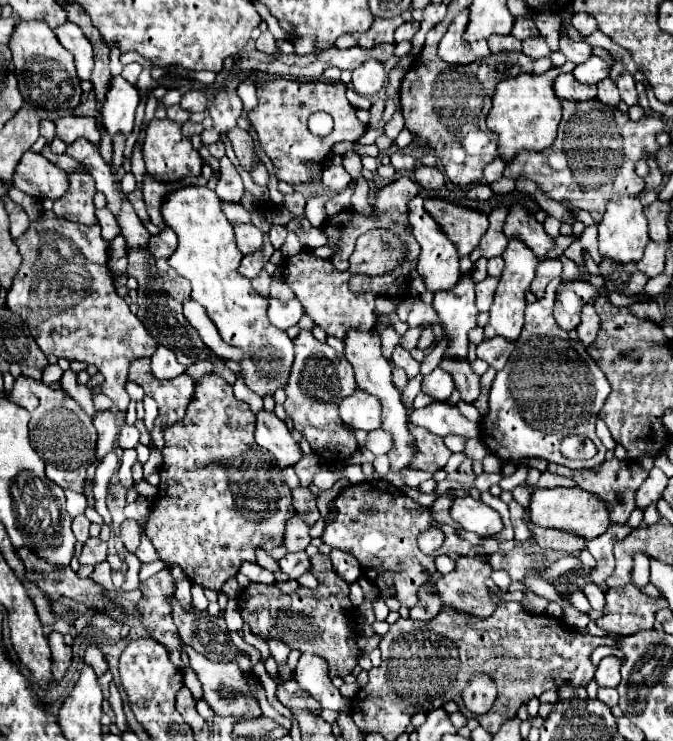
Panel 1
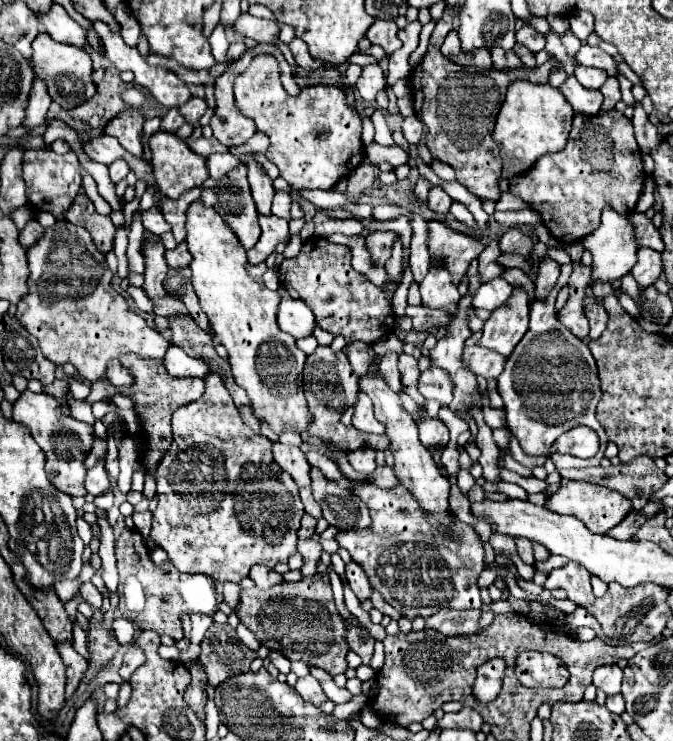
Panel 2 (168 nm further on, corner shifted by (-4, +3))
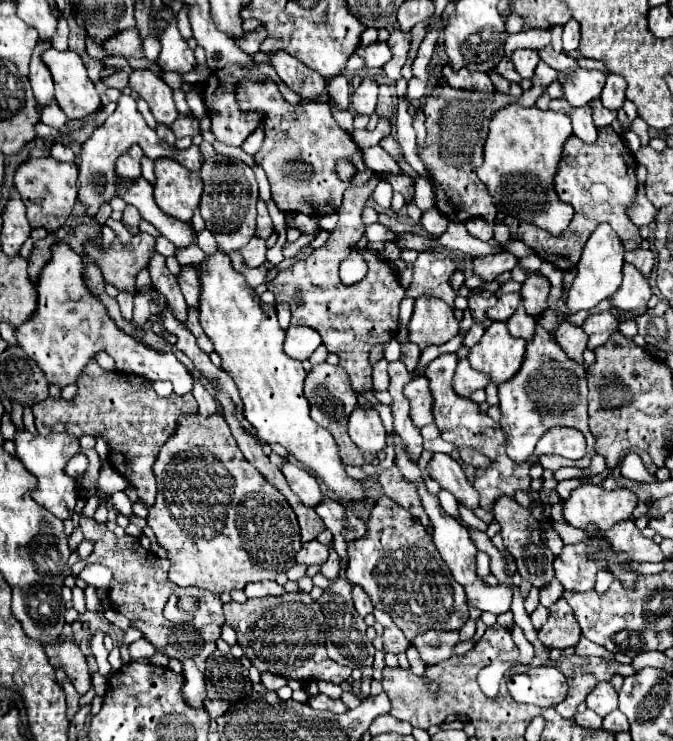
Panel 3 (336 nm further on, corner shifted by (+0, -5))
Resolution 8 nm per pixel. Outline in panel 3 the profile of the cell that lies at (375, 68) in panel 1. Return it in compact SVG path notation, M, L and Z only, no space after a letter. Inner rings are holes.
M363 78L361 86L353 90L351 94L351 106L357 114L367 114L371 116L375 112L375 104L377 104L377 82L371 78Z

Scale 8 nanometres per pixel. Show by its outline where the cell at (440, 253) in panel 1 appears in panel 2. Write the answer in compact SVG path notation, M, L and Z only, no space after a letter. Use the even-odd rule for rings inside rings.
M431 266L429 274L421 282L423 306L451 314L455 312L455 304L459 304L459 298L461 294L451 282L451 274L443 266Z

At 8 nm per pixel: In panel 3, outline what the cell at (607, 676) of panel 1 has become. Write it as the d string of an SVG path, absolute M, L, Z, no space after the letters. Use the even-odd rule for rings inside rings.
M599 682L587 696L585 700L587 708L591 708L593 712L597 712L599 716L607 716L609 712L613 712L617 708L617 692L613 688L611 682Z

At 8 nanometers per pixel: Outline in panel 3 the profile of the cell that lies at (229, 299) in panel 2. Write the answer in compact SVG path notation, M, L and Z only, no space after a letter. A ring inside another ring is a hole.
M225 252L207 254L199 264L199 322L203 332L221 356L221 368L233 378L243 400L243 416L257 430L257 438L267 444L281 444L291 456L303 462L311 474L319 476L339 500L363 500L363 488L349 478L337 454L333 436L309 418L309 402L303 396L305 368L299 360L283 352L283 328L277 322L275 306L263 304L257 292L237 274Z

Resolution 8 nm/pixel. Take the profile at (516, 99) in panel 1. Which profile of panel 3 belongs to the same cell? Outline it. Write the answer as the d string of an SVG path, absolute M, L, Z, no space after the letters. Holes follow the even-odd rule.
M519 104L503 106L495 112L485 140L485 162L477 176L487 184L499 212L533 222L535 226L561 234L571 218L573 208L563 204L553 190L553 176L561 158L561 148L571 136L571 120L561 112L523 108Z

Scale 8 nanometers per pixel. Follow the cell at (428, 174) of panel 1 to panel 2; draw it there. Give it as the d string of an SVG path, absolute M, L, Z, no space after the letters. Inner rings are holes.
M433 186L433 188L429 190L429 202L427 202L427 206L429 206L433 212L437 212L439 216L447 216L447 214L449 214L451 202L453 202L451 196L445 194L443 188Z

